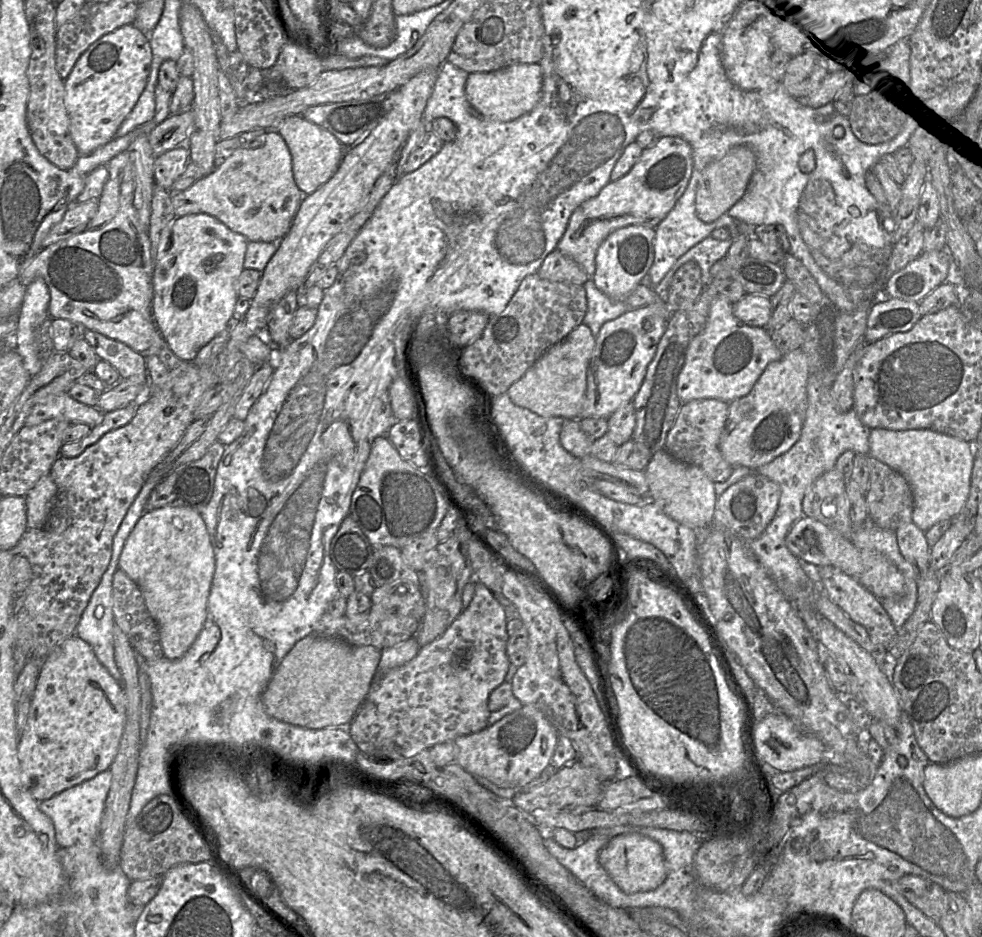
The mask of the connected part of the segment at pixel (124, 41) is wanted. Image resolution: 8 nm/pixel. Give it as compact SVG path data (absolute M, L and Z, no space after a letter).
M133 24L124 25L104 35L80 56L64 81L64 103L69 118L69 129L80 155L90 154L114 138L118 128L132 111L147 85L151 63L149 34L140 31Z

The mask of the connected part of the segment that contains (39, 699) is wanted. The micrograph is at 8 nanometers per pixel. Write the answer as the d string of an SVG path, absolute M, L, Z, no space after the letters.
M77 635L62 641L40 664L25 727L18 737L23 783L42 802L109 770L126 724L122 686Z

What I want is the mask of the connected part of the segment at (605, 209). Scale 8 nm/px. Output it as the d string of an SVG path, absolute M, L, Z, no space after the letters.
M659 137L655 143L643 150L642 155L631 170L616 181L610 181L600 193L583 202L571 215L564 235L560 239L557 250L572 258L592 279L595 269L597 249L605 238L617 229L641 225L655 228L674 207L677 200L685 191L693 171L692 148L680 137Z

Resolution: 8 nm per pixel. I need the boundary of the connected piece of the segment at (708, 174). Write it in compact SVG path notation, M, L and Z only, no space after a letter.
M746 145L735 146L723 158L707 164L701 172L696 193L697 217L711 223L725 214L745 193L755 167L755 152Z

